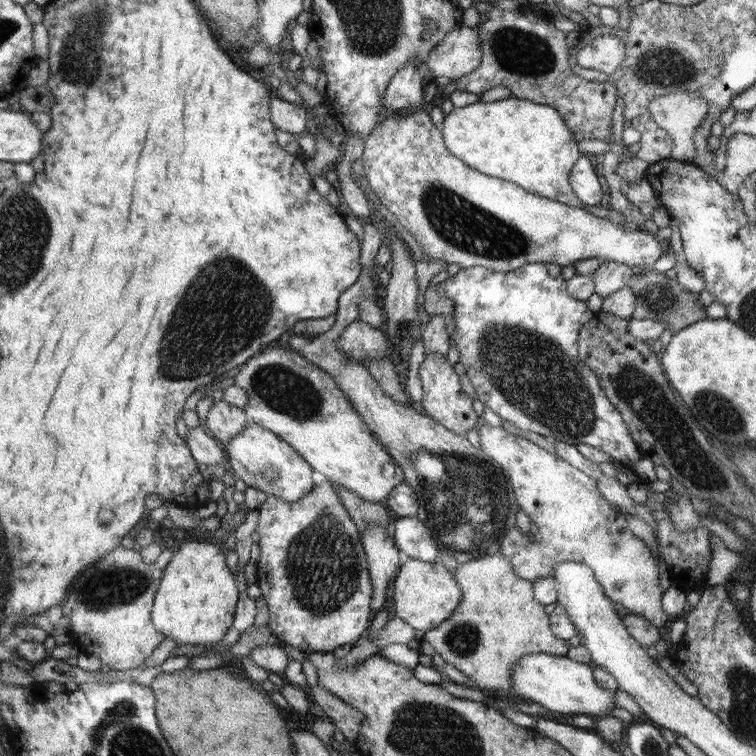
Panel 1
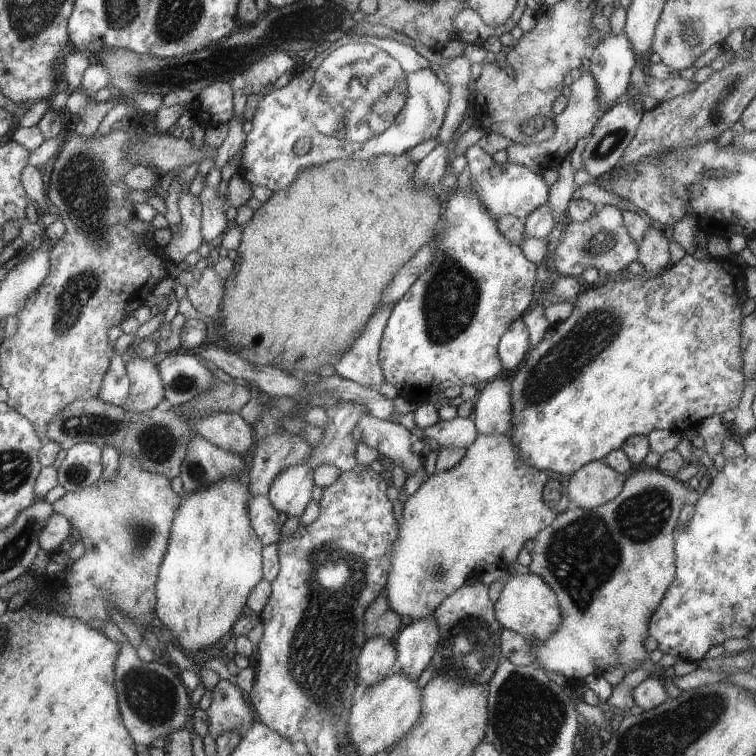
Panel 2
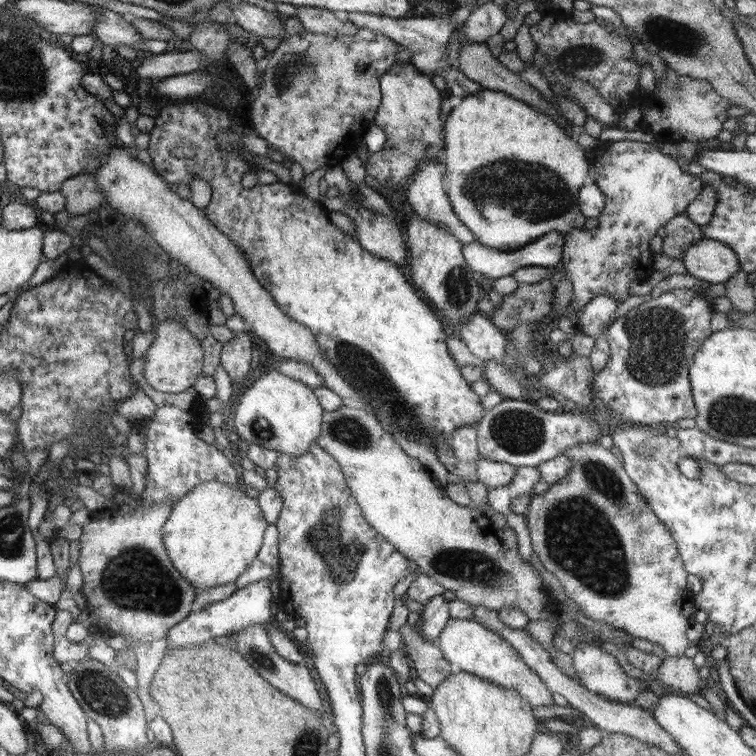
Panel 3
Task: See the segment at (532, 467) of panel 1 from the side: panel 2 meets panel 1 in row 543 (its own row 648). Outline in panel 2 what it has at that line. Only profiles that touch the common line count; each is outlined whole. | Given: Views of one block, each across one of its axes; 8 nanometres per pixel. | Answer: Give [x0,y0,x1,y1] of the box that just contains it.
[502,468,699,680]

